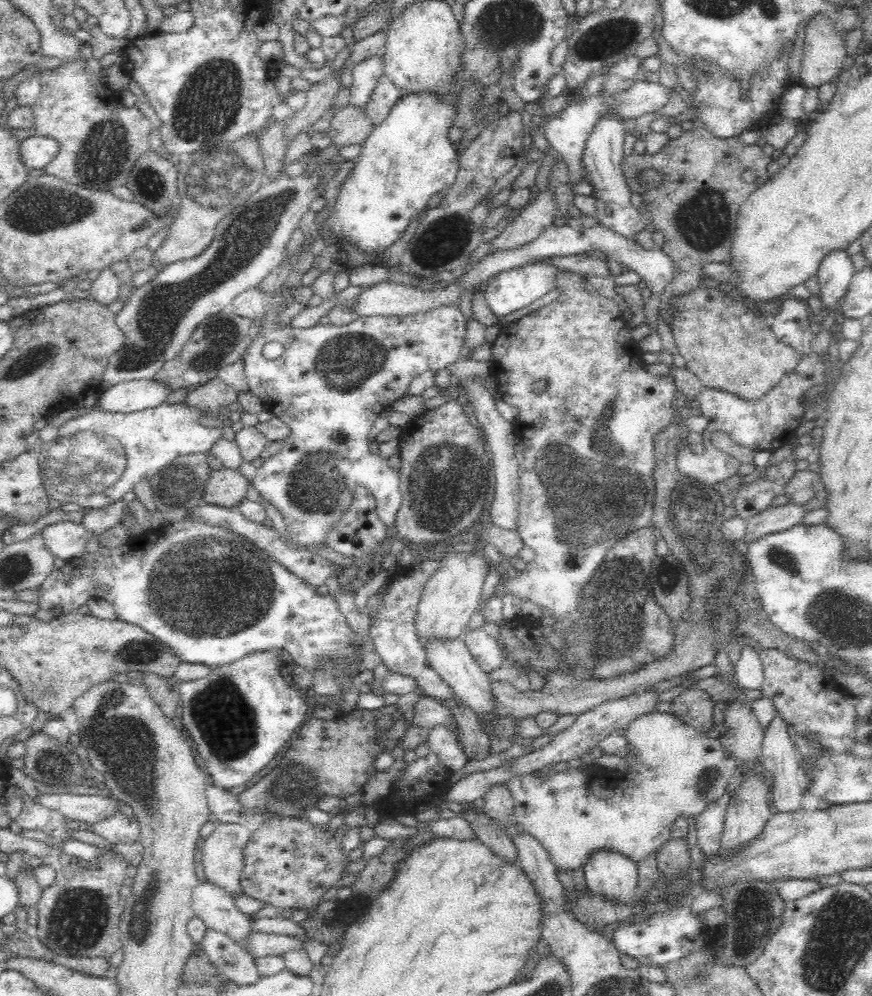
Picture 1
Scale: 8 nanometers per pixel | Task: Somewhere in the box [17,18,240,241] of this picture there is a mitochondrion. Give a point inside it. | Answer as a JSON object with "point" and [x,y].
{"point":[105,150]}

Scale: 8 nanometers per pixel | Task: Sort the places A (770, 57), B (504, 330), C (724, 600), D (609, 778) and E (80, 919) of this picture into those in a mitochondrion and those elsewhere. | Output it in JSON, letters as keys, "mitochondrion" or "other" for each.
{"A":"other","B":"other","C":"mitochondrion","D":"other","E":"mitochondrion"}

